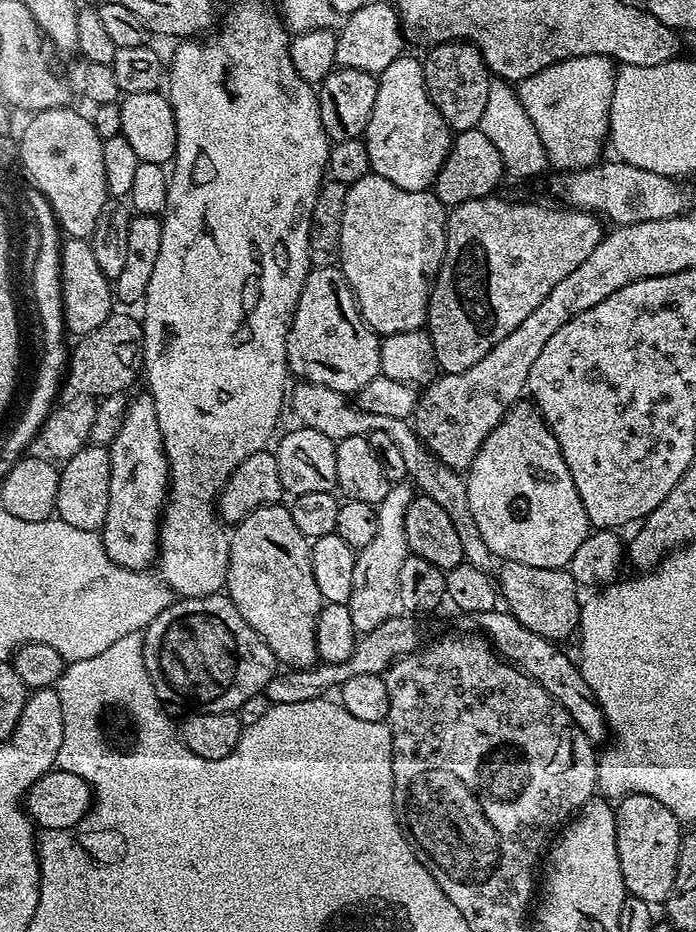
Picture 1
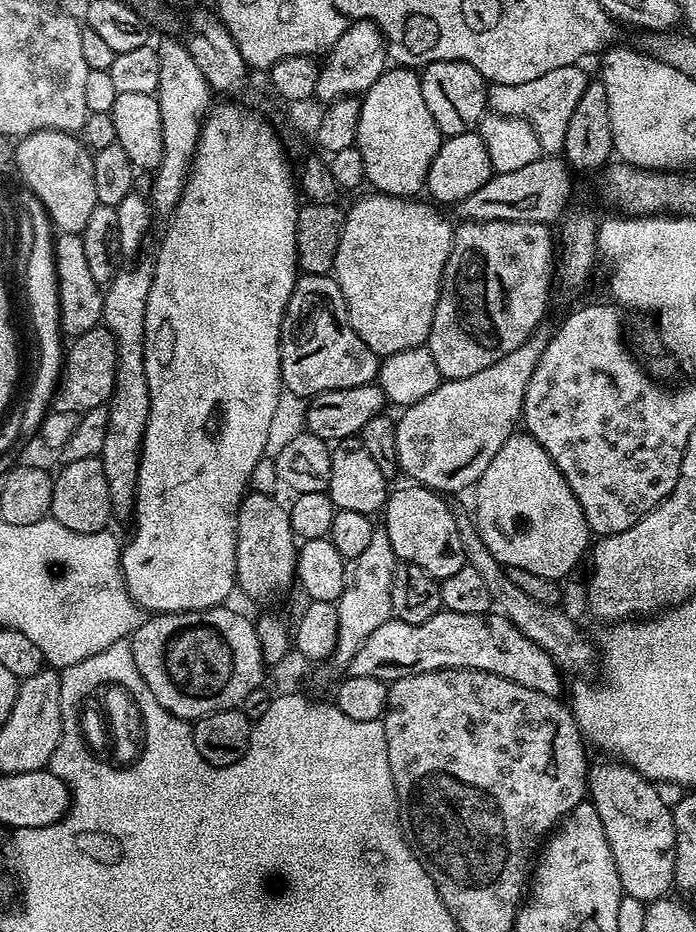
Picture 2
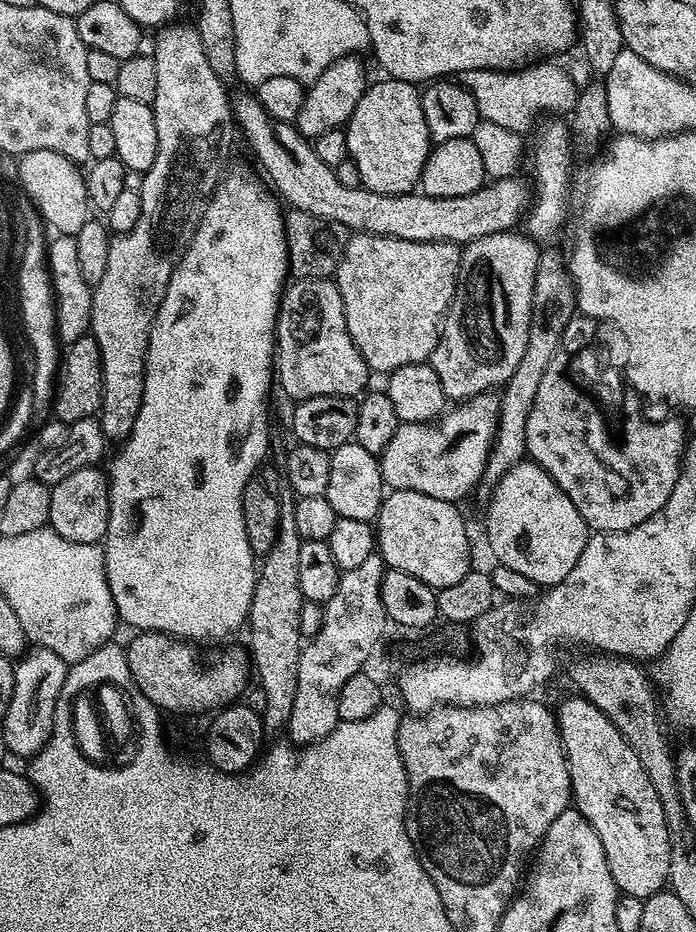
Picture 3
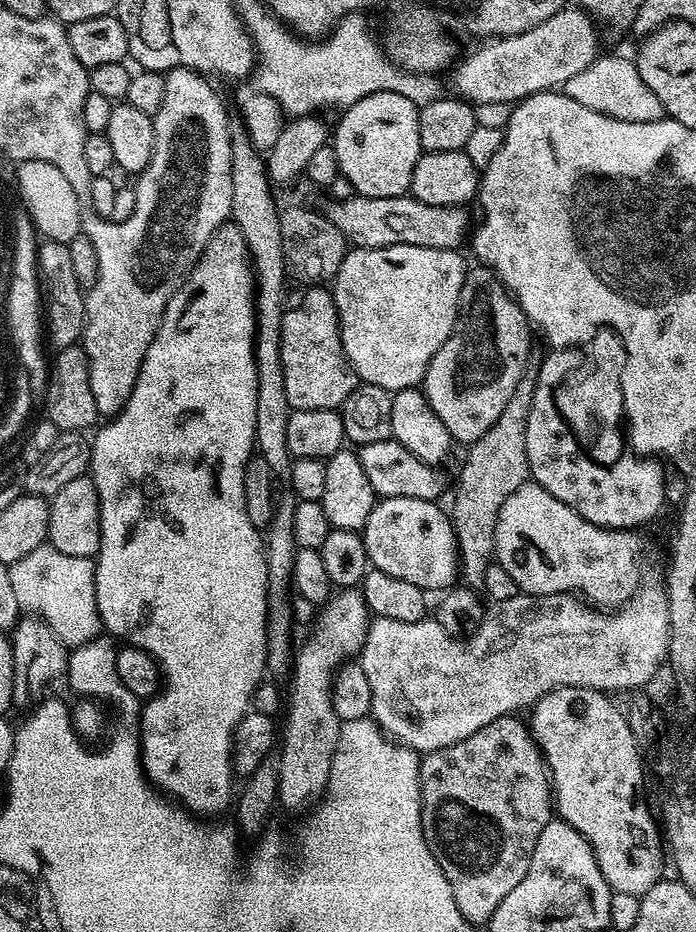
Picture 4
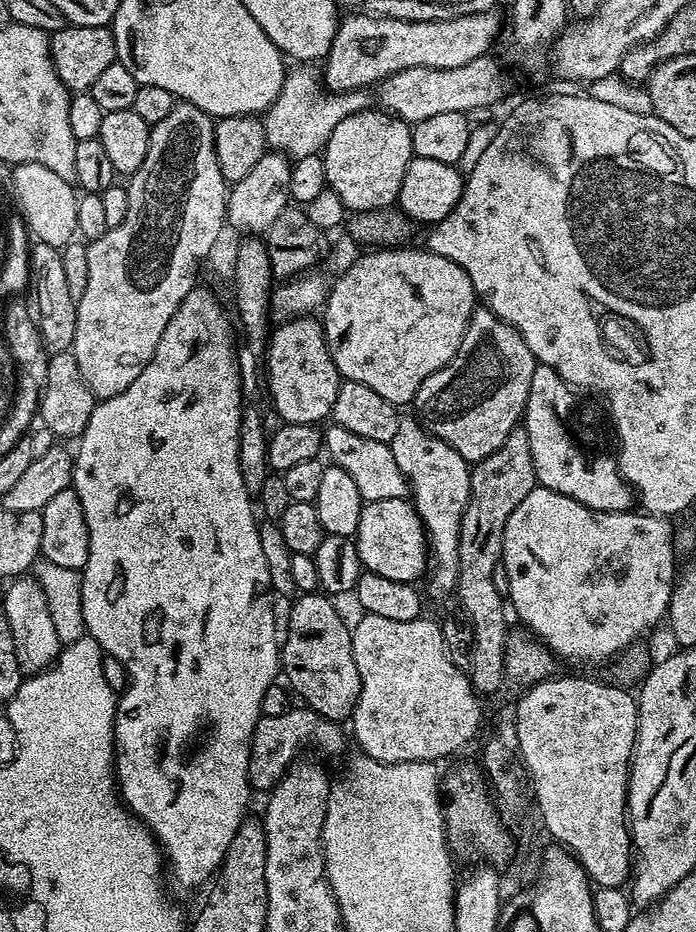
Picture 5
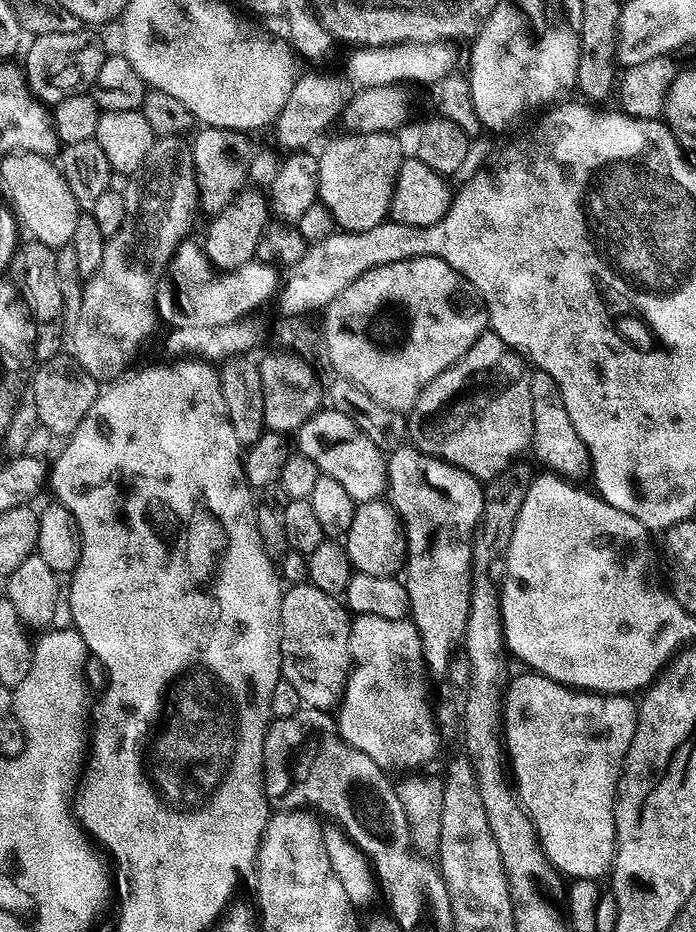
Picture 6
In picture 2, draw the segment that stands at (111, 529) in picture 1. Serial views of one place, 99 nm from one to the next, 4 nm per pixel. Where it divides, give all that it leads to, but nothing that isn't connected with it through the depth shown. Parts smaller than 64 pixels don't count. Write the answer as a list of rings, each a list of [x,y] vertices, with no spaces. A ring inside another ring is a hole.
[[[136,264],[117,271],[104,292],[103,327],[116,339],[116,381],[112,399],[107,405],[108,425],[106,442],[102,442],[100,461],[106,470],[106,486],[110,486],[110,502],[117,517],[133,515],[136,506],[136,483],[140,465],[140,447],[150,418],[150,386],[146,382],[144,357],[144,327],[146,326],[146,298],[152,285],[153,265]]]

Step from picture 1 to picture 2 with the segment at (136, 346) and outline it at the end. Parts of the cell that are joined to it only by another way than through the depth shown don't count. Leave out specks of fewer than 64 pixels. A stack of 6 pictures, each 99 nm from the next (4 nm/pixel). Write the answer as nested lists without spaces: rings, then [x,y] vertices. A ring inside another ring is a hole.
[[[103,326],[86,330],[86,334],[75,337],[67,345],[63,357],[63,375],[52,399],[51,407],[67,412],[88,412],[92,408],[103,408],[112,399],[116,381],[116,339]]]

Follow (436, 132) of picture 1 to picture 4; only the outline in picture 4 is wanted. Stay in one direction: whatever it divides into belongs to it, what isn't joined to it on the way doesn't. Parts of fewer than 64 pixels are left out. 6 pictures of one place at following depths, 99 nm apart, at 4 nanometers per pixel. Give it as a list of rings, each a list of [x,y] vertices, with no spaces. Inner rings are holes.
[[[379,92],[354,102],[349,108],[343,109],[339,116],[340,121],[337,122],[336,128],[334,124],[334,135],[331,137],[330,146],[338,158],[340,175],[343,180],[350,182],[352,192],[370,198],[394,198],[405,195],[412,187],[414,166],[422,154],[418,138],[420,109],[416,104],[410,102],[410,98],[404,98],[402,94]]]

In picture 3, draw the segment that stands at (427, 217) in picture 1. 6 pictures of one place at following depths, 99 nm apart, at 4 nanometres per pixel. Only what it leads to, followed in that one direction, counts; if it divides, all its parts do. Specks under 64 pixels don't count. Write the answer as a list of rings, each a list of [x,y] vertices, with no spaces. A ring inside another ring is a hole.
[[[361,232],[349,239],[346,246],[346,254],[338,266],[334,283],[342,294],[342,306],[346,310],[346,330],[350,334],[350,338],[354,338],[354,346],[358,346],[358,350],[362,354],[362,358],[369,370],[373,373],[381,372],[381,374],[387,374],[398,370],[402,366],[423,364],[431,361],[434,346],[438,346],[440,327],[444,325],[444,316],[447,314],[450,302],[454,298],[458,266],[460,265],[460,253],[461,249],[455,244],[447,244],[446,242],[410,242],[409,240],[394,238],[393,236],[375,236],[369,232]]]

